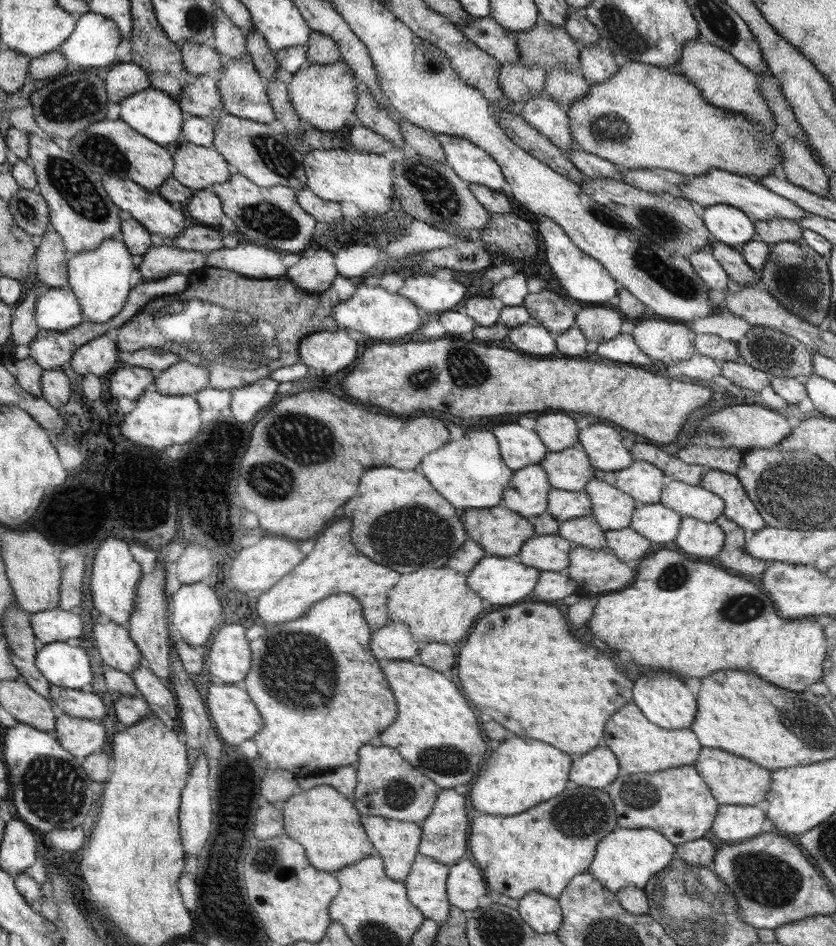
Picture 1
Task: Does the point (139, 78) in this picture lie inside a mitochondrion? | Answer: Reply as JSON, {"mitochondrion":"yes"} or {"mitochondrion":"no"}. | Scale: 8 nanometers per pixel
{"mitochondrion":"no"}

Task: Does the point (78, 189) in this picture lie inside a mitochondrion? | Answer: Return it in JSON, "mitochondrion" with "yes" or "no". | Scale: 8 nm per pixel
{"mitochondrion":"yes"}

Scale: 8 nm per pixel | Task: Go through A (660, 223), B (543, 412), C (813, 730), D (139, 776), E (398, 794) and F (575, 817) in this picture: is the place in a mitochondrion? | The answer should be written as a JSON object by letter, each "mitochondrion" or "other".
{"A":"mitochondrion","B":"other","C":"mitochondrion","D":"other","E":"mitochondrion","F":"mitochondrion"}

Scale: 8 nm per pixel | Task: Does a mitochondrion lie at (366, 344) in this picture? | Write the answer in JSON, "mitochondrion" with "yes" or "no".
{"mitochondrion":"no"}

